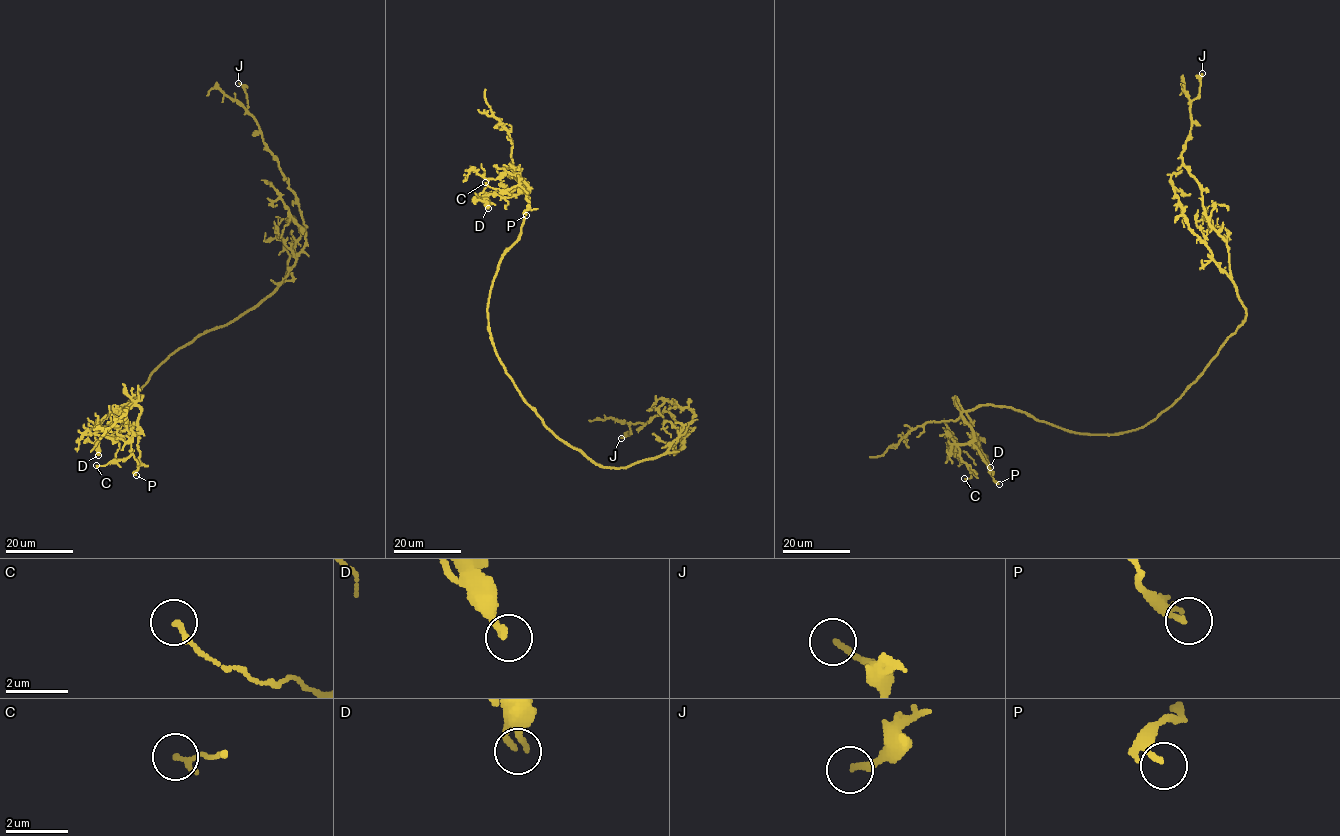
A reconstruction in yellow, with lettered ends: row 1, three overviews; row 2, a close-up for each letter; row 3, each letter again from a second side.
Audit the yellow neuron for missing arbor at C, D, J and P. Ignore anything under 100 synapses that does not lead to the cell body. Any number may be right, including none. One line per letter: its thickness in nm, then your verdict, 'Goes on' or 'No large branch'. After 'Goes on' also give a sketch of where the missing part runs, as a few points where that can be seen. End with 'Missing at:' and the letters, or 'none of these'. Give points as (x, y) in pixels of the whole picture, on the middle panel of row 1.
C: Thickness 150 nm. No large branch
D: Thickness 260 nm. No large branch
J: Thickness 170 nm. No large branch
P: Thickness 110 nm. No large branch
Missing at: none of these

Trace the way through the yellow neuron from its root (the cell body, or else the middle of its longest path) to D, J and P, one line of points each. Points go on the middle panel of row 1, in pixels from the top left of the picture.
D: (547, 427), (498, 356), (487, 311), (498, 262), (521, 232), (527, 184), (510, 197), (489, 194), (488, 208)
J: (547, 427), (594, 462), (621, 468), (677, 452), (692, 430), (664, 410), (631, 423), (621, 438)
P: (547, 427), (506, 372), (488, 322), (498, 262), (517, 239), (528, 205), (522, 182), (527, 184), (526, 215)

